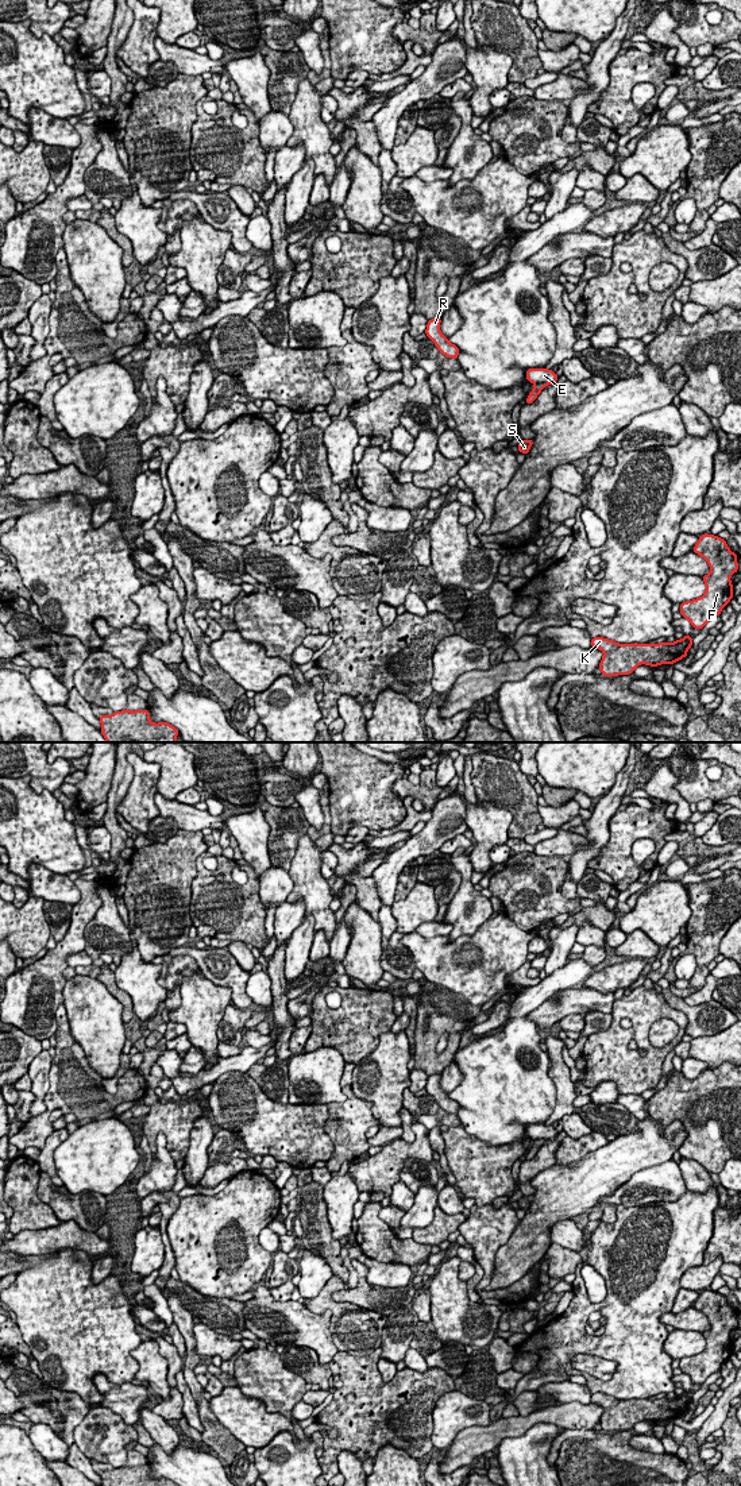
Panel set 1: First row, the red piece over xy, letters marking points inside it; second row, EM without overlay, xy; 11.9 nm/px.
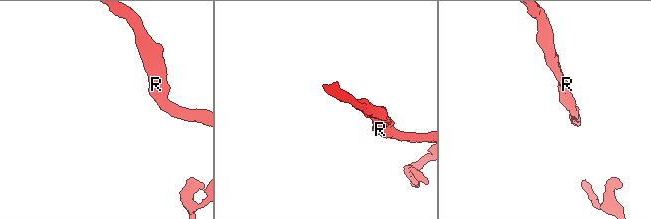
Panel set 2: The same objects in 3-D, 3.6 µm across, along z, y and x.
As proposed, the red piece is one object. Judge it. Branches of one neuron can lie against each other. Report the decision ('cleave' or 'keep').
cleave

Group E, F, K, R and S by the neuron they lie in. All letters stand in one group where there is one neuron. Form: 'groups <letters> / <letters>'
groups E F K R / S

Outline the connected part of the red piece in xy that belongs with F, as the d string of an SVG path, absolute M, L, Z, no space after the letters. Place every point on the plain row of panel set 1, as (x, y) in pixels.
M707 1289L699 1292L692 1306L709 1319L711 1328L702 1333L706 1340L705 1350L682 1358L679 1367L692 1383L702 1385L711 1374L719 1371L722 1363L733 1354L730 1332L738 1327L738 1311L729 1305L723 1294Z

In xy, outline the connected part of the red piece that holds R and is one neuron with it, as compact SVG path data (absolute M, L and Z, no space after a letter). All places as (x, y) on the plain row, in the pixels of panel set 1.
M439 1073L428 1077L425 1085L427 1093L436 1100L439 1108L444 1109L447 1113L456 1115L460 1105L440 1088L440 1078L441 1074Z

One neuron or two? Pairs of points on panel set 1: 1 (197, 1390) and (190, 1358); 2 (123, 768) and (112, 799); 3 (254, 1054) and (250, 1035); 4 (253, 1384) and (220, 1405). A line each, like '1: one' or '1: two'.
1: one
2: one
3: two
4: two

